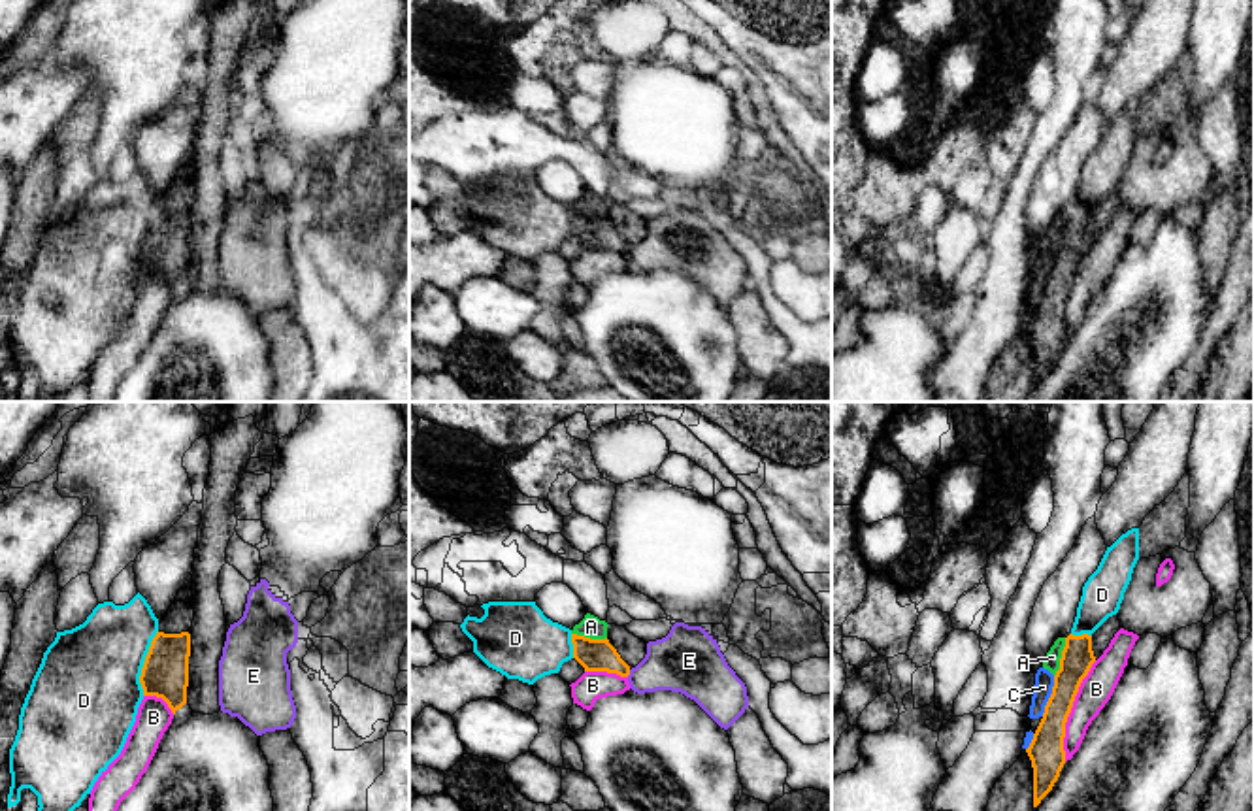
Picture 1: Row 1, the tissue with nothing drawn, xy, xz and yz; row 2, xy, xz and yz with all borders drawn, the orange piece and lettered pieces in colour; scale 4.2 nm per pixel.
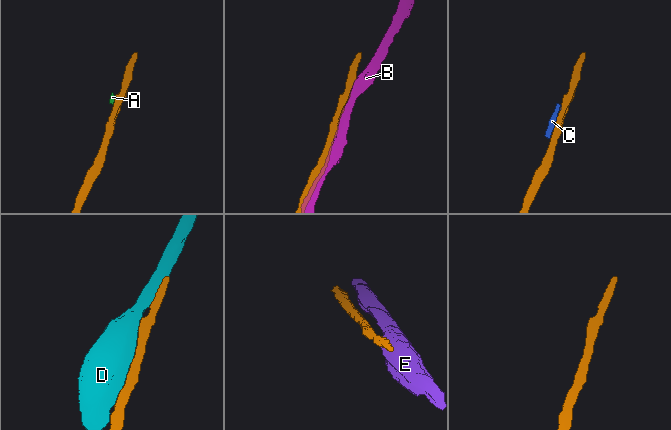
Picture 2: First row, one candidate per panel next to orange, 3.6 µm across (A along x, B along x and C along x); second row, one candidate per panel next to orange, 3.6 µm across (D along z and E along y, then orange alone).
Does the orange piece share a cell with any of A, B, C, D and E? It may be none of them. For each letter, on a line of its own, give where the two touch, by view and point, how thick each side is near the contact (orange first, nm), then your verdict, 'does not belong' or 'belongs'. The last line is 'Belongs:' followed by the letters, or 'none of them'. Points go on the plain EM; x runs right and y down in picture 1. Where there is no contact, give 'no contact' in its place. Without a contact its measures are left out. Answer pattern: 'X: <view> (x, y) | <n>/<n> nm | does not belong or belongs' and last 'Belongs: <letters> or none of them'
A: yz (1062, 234) | 140/70 nm | does not belong
B: yz (1070, 289) | 150/140 nm | does not belong
C: yz (1051, 274) | 150/80 nm | does not belong
D: xy (144, 240) | 200/440 nm | does not belong
E: xz (628, 251) | 140/280 nm | does not belong
Belongs: none of them

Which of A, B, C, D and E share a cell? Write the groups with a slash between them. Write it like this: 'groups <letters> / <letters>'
groups A C / B / D / E

